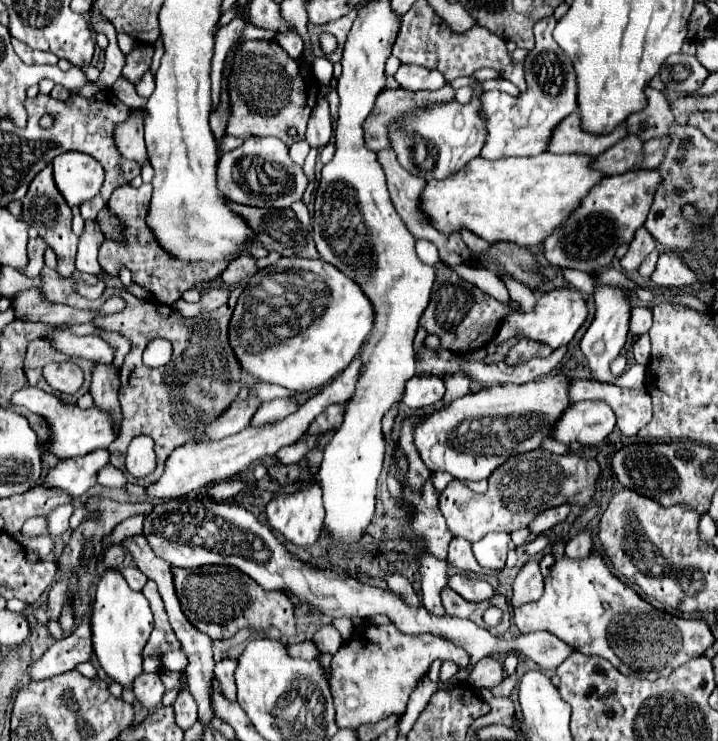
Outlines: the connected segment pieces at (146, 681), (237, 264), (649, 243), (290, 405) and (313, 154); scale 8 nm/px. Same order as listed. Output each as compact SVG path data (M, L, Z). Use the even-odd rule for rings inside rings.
M139 674L133 682L133 692L135 692L137 700L141 702L141 706L145 710L151 710L161 704L165 688L163 688L159 674Z
M241 254L239 258L235 258L223 272L223 282L229 286L237 286L243 284L249 276L253 276L257 272L257 260L249 258L249 254Z
M639 228L639 230L635 232L635 238L633 238L627 254L621 258L623 270L625 270L625 272L635 272L635 270L641 266L641 262L645 260L645 256L647 256L655 246L657 246L655 238L653 238L645 228Z
M279 398L279 400L271 400L259 406L259 410L255 412L255 416L251 418L251 426L261 426L261 424L269 424L275 422L277 418L285 418L291 412L297 410L297 400L295 398Z
M311 148L311 152L309 152L309 156L307 156L307 160L305 160L305 166L303 166L303 170L305 170L305 176L309 178L309 182L313 182L315 180L315 160L317 160L317 148Z

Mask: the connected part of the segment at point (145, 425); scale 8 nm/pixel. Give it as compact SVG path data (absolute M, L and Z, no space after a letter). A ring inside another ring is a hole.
M47 266L41 270L41 278L45 282L41 286L41 292L51 302L63 302L63 304L67 302L69 306L85 310L99 310L99 306L113 294L121 296L127 302L123 312L95 320L97 326L103 326L105 330L117 330L131 340L131 352L125 356L125 362L119 368L119 380L121 380L119 402L123 410L123 422L119 438L109 446L109 452L111 452L111 464L125 474L127 482L149 486L149 482L155 482L161 476L161 470L165 468L165 458L169 458L169 454L177 446L207 440L205 438L207 422L217 418L217 414L225 412L225 408L231 406L231 402L237 398L241 390L243 370L241 364L237 362L237 356L233 354L233 348L229 346L229 318L233 316L235 304L239 300L239 294L243 292L243 287L231 290L229 302L217 308L215 312L205 312L199 314L197 318L181 318L181 314L177 314L177 310L171 306L153 300L139 300L131 292L117 288L105 288L101 298L85 300L71 290L69 280L61 278L57 270L51 270ZM155 336L167 338L173 344L173 358L163 368L147 368L141 362L145 344ZM139 434L151 436L155 440L155 452L157 452L157 468L151 476L145 478L133 478L131 474L127 474L127 470L123 468L123 458L119 458L125 454L129 442Z

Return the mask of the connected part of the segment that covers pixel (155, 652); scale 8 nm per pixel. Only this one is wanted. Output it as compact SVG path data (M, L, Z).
M147 582L143 586L143 596L149 600L151 604L151 610L153 610L153 616L155 616L155 628L151 632L151 638L147 640L145 644L145 650L143 650L143 658L147 656L163 656L165 652L171 652L171 650L179 650L179 642L177 642L177 636L173 634L173 628L169 626L169 620L167 620L167 612L165 612L165 606L163 606L163 600L157 592L157 586L155 582Z

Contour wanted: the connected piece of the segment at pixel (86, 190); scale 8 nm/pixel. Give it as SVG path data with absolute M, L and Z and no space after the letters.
M65 152L53 158L55 184L69 206L79 206L97 196L105 180L103 166L89 154Z

